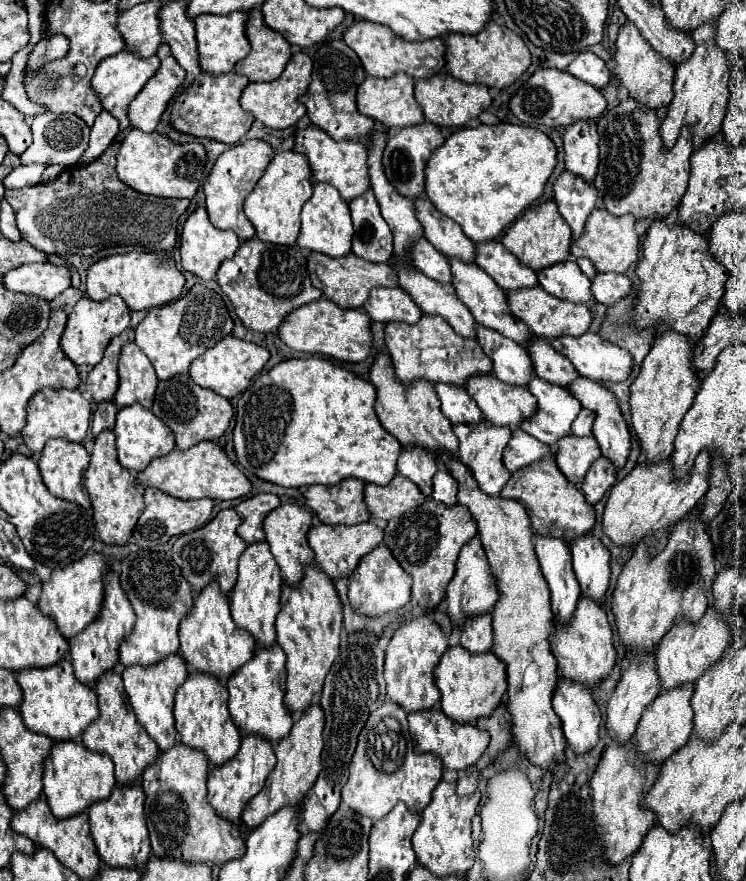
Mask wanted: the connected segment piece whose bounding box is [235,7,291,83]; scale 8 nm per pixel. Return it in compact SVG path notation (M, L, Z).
M259 7L249 11L245 35L249 37L251 51L235 65L239 75L259 83L277 79L291 59L291 45L279 33L273 33L273 29L265 27L261 17L263 13Z

